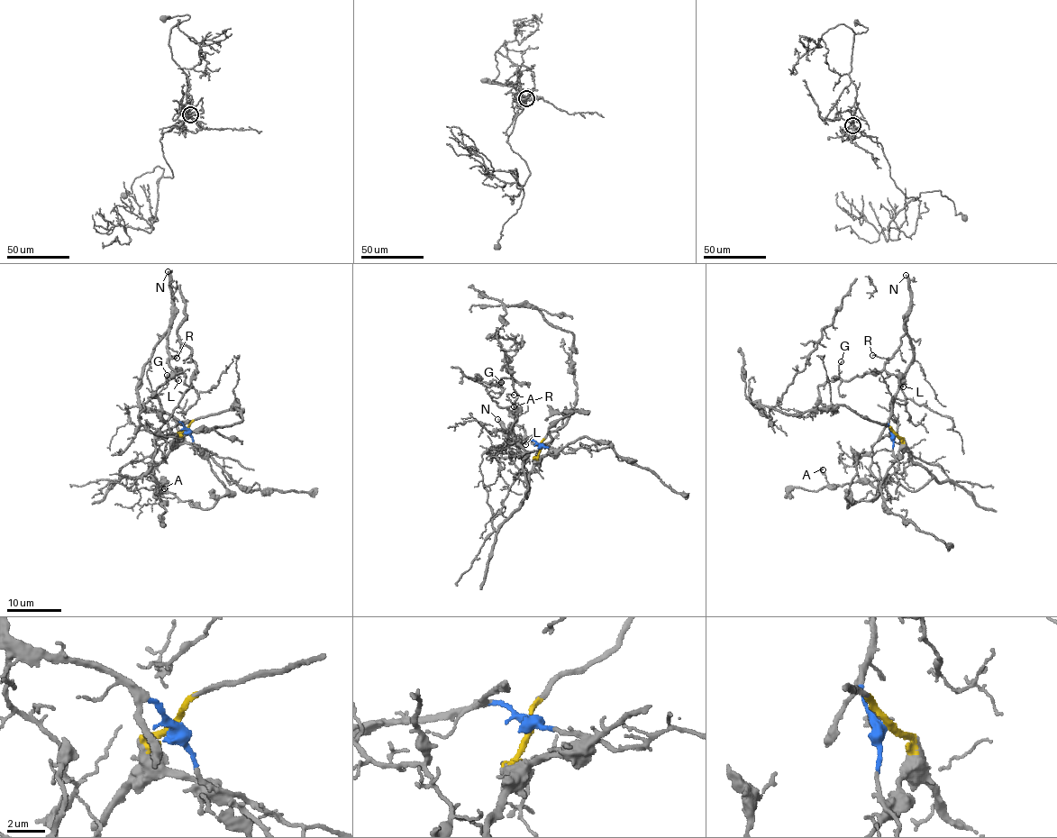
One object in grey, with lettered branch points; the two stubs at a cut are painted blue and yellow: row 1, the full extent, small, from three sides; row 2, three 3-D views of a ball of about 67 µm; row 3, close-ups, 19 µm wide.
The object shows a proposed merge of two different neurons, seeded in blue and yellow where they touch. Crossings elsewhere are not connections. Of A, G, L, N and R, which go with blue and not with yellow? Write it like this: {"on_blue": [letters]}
{"on_blue": ["G", "L", "N", "R"]}

